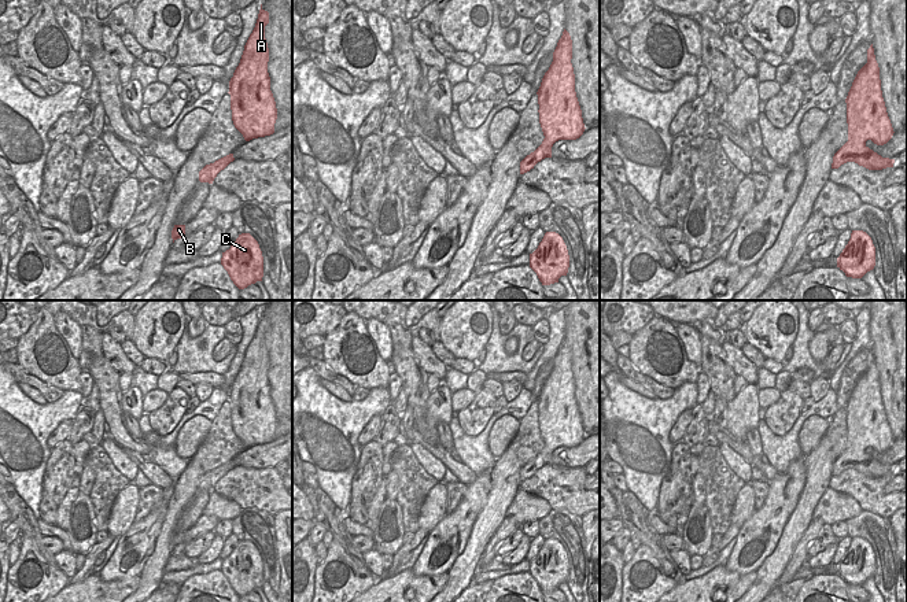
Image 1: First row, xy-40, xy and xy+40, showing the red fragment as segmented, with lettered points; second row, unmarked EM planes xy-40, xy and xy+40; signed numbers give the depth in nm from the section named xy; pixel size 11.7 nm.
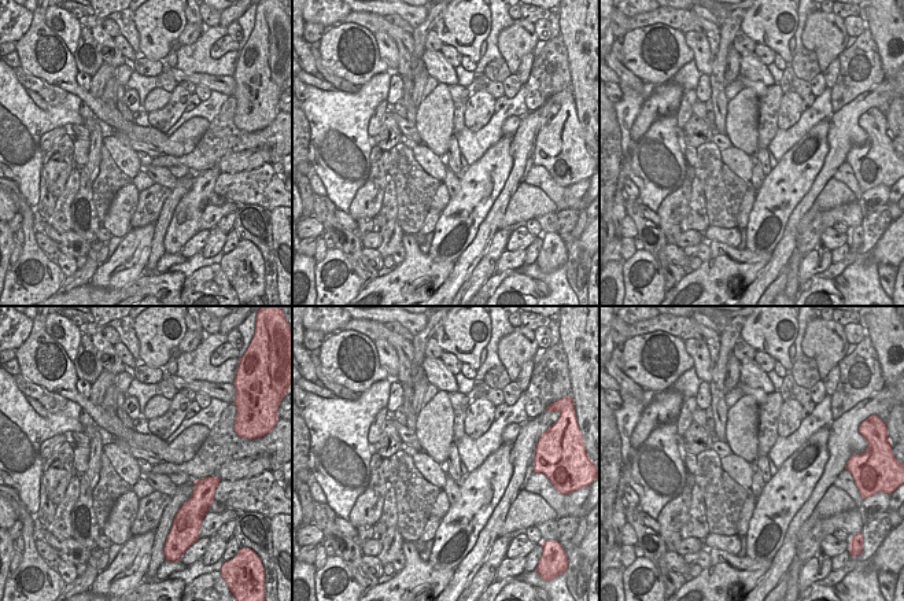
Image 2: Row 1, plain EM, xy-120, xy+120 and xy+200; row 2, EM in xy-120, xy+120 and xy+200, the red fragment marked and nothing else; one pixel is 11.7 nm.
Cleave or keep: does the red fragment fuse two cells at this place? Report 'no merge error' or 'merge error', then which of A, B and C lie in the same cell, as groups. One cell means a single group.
merge error | A C / B

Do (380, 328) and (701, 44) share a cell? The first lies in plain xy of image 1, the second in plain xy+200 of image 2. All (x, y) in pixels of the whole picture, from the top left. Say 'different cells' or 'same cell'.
same cell

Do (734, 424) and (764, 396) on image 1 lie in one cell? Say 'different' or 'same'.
different

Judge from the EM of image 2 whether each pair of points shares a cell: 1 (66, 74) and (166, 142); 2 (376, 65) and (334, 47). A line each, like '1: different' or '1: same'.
1: same
2: same

